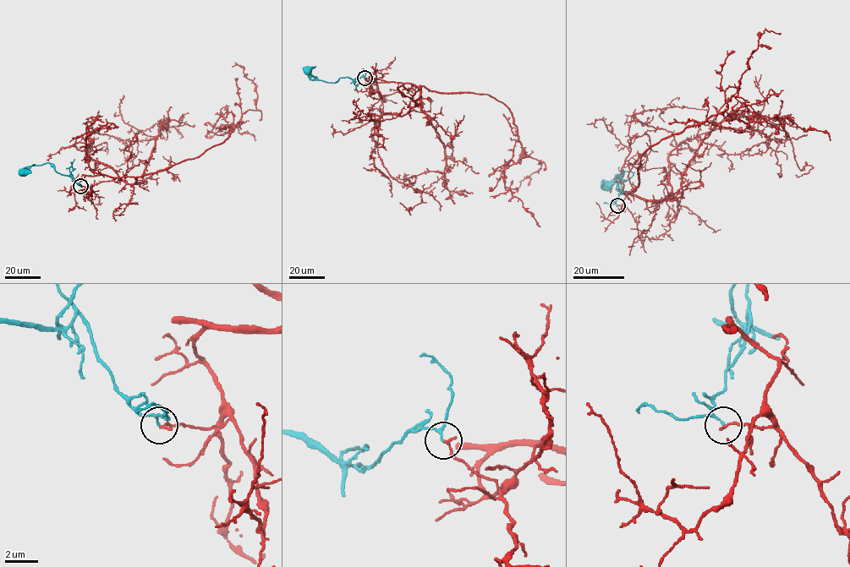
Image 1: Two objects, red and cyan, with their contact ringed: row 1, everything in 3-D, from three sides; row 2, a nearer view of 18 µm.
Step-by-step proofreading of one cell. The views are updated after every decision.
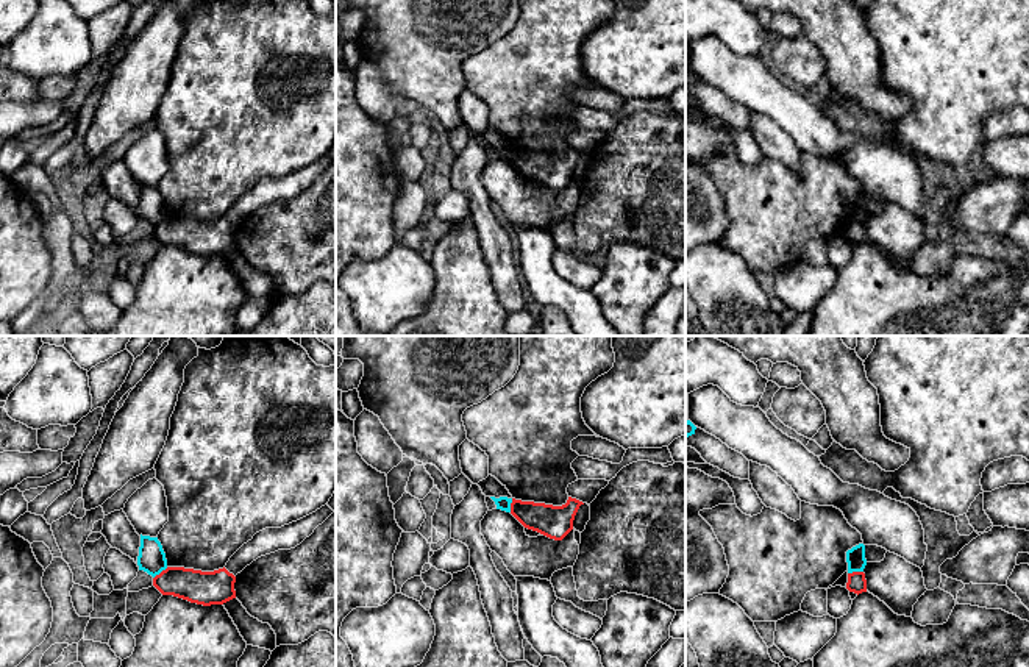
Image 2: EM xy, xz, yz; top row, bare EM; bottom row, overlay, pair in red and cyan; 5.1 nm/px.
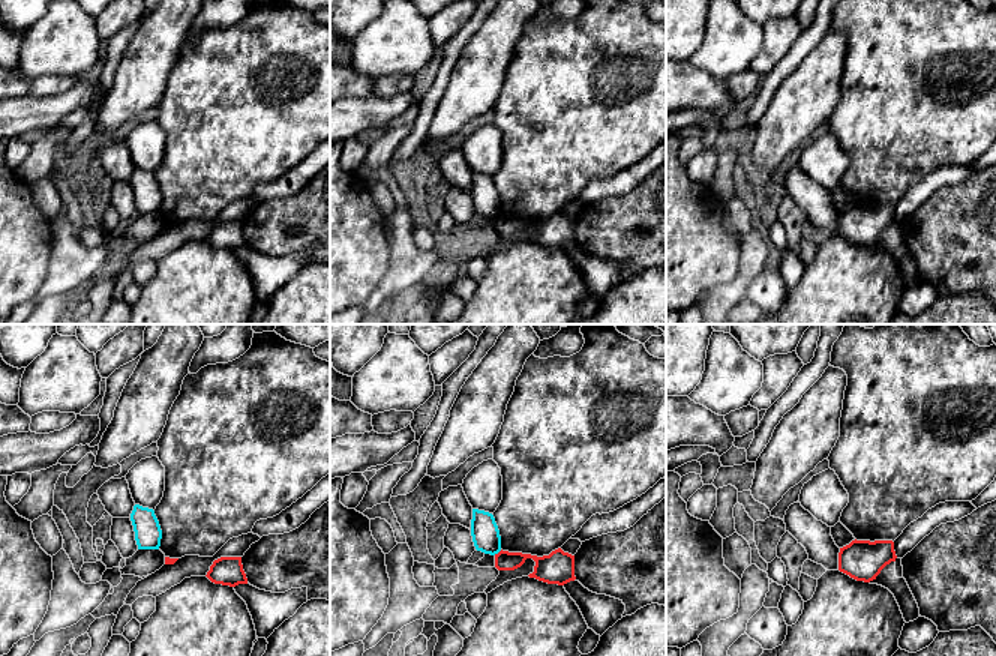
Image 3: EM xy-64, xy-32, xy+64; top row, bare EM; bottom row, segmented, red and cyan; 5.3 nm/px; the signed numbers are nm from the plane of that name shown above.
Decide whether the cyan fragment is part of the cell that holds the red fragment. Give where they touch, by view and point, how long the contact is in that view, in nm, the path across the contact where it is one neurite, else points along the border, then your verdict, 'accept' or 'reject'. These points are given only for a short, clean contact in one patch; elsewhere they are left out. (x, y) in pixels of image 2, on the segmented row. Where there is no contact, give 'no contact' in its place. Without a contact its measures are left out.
contact yz (854, 572); length 80 nm; border yz (862, 570), (848, 574); reject

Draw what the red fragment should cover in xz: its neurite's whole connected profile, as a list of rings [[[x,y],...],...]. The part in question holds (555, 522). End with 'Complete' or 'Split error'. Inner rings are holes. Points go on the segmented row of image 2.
[[[571,497],[562,506],[512,498],[511,514],[525,528],[562,540],[573,530],[573,520],[581,505],[584,503]]]. Complete

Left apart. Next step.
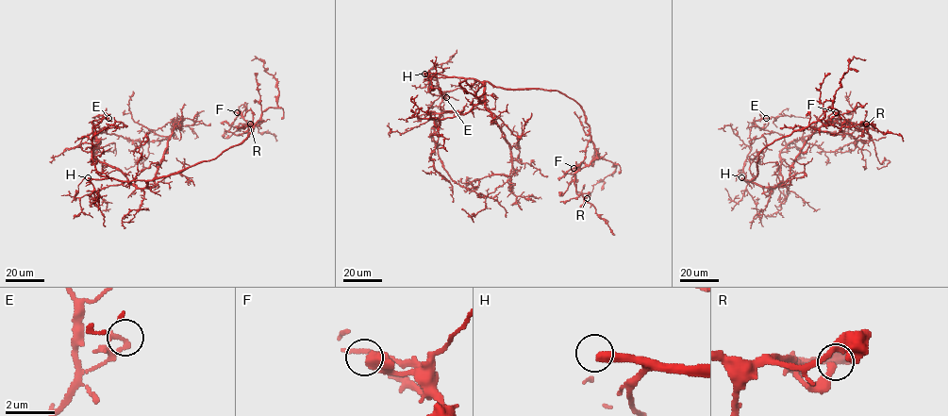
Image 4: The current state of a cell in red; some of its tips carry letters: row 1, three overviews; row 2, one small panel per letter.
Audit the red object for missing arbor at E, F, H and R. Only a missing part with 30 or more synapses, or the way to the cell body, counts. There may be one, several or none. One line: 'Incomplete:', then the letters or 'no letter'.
Incomplete: H

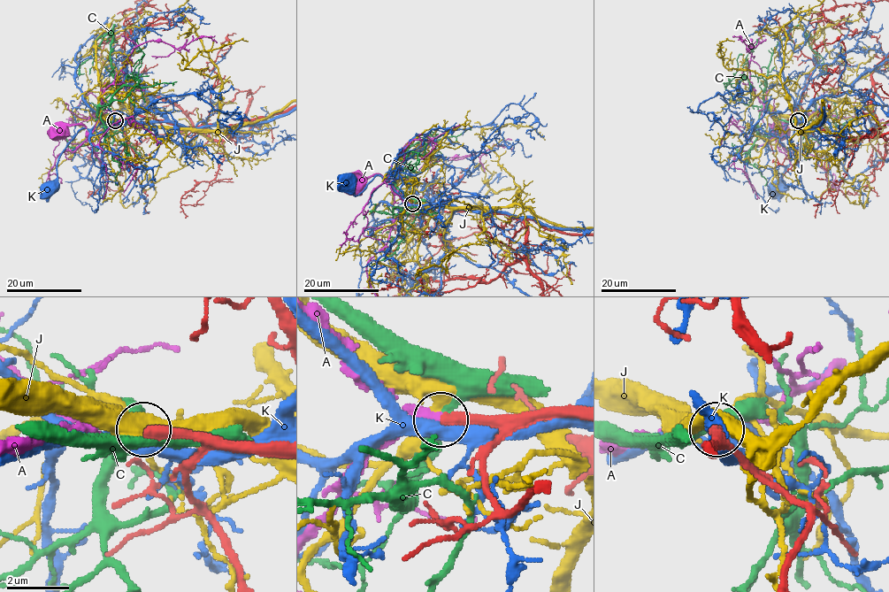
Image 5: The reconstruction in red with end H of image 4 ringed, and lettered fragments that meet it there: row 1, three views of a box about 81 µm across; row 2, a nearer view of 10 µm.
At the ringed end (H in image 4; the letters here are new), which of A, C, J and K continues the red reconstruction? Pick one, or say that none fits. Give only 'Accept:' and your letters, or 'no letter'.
Accept: A

